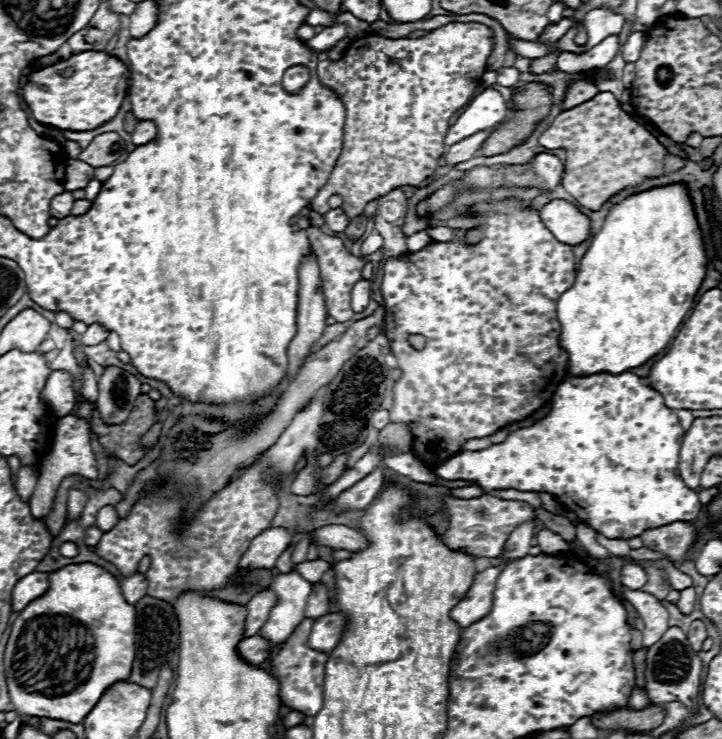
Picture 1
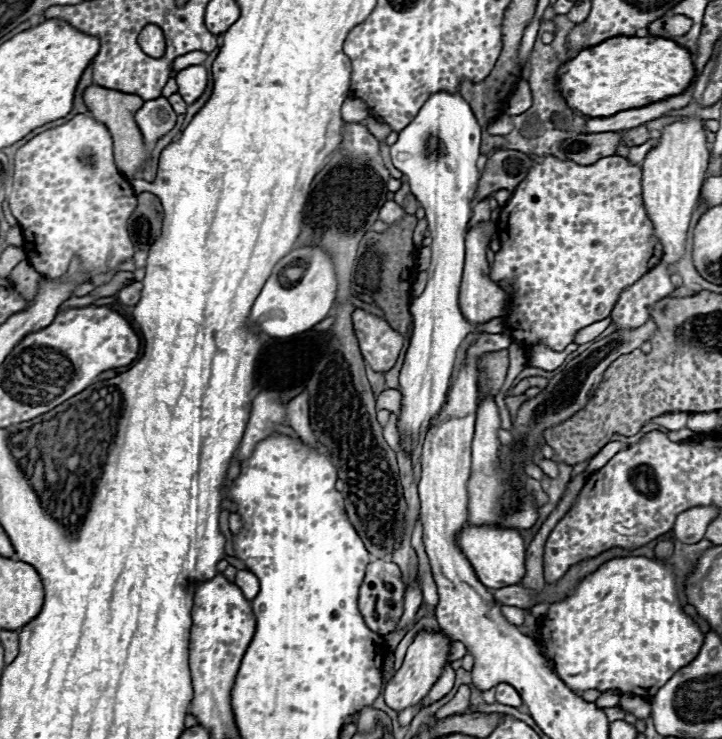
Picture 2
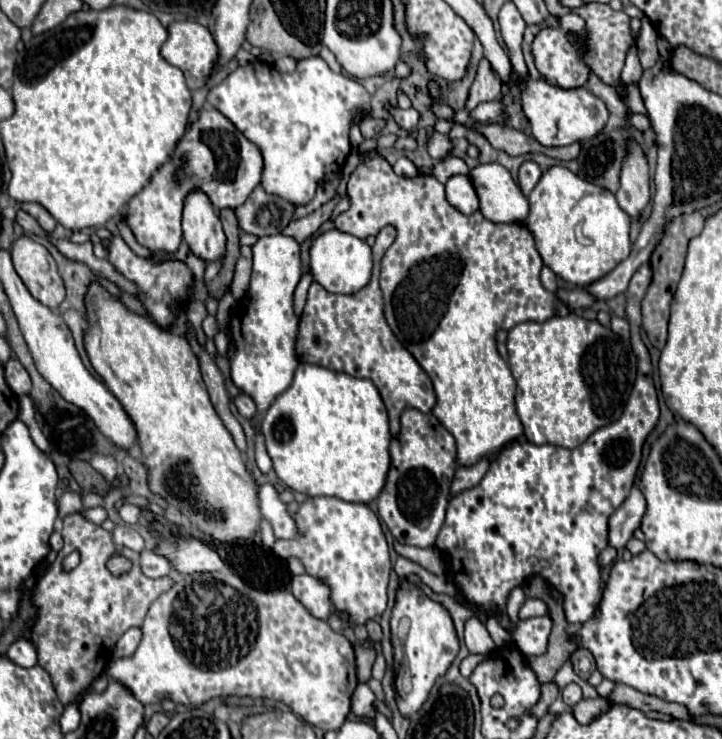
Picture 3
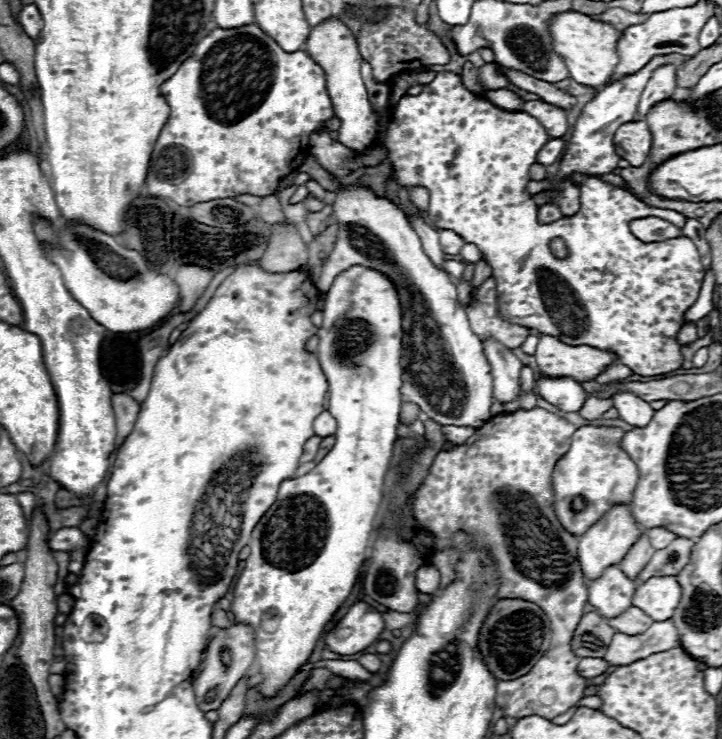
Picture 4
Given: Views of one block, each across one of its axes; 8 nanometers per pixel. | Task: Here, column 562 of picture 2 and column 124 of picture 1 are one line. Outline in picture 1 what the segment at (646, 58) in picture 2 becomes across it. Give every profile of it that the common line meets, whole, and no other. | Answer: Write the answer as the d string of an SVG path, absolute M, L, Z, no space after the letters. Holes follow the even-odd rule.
M96 50L78 52L66 60L60 60L52 66L32 72L28 84L22 88L24 102L38 122L74 132L94 130L110 122L118 114L126 94L128 94L128 68L124 66L124 62L118 60L116 56ZM68 66L74 68L74 74L70 78L62 76L62 70Z

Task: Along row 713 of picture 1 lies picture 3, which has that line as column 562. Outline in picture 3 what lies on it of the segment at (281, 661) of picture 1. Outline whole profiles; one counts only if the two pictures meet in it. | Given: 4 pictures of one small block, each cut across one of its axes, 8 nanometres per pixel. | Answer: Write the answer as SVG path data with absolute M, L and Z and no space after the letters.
M370 152L352 172L348 194L352 200L350 208L334 220L340 232L364 240L366 236L376 236L386 224L398 230L394 244L382 258L380 288L384 294L384 316L400 344L430 376L438 398L432 414L456 438L458 464L476 464L482 456L496 452L522 434L522 422L514 404L516 382L508 364L498 354L496 332L510 330L524 320L546 322L554 316L568 316L570 308L560 298L556 304L556 294L540 284L544 262L536 250L532 232L524 224L494 224L480 212L464 216L448 204L444 184L434 176L396 176L388 162L376 158L376 152Z

